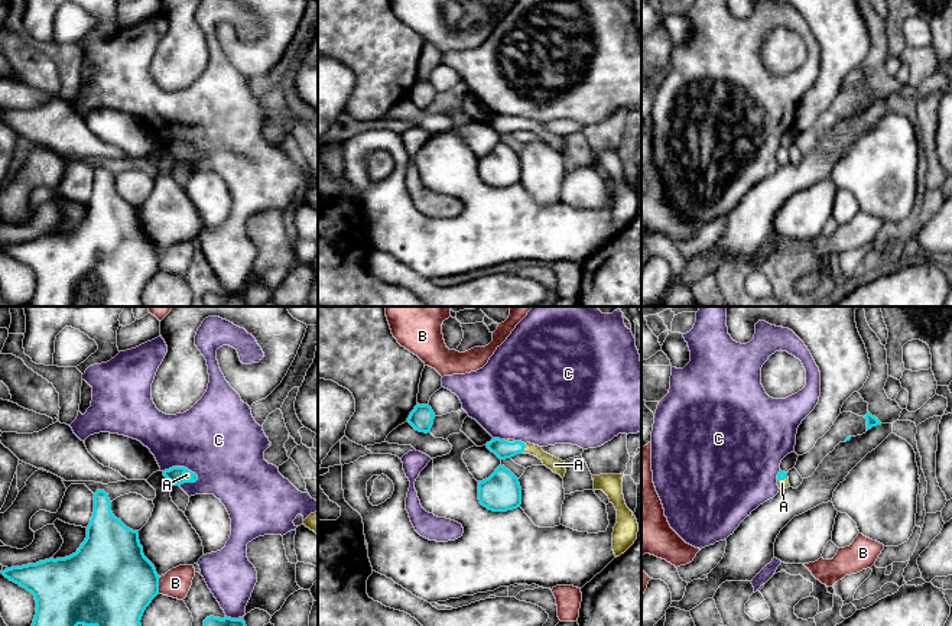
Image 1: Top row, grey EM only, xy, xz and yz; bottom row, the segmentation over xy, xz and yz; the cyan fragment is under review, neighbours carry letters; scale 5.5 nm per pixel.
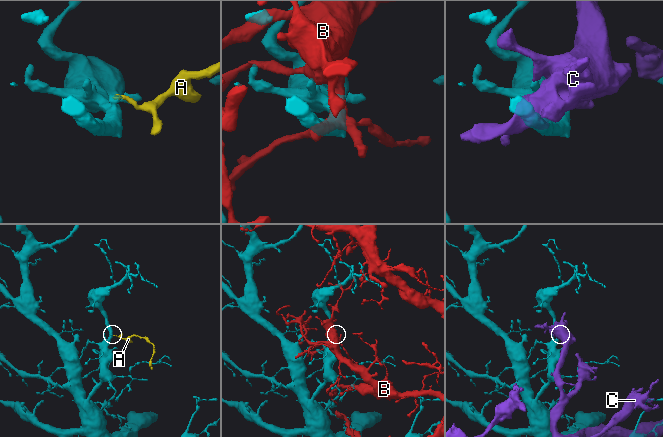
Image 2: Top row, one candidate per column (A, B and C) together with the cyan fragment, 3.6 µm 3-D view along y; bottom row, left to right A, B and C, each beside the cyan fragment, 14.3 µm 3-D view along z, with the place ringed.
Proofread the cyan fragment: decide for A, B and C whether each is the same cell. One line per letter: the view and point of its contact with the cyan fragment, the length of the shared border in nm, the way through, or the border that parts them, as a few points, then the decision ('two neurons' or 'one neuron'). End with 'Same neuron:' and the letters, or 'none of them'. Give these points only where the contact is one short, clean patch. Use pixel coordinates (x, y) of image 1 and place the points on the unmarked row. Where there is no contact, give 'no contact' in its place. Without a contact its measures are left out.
A: meets cyan in xz at (525, 123); contact 50 nm long; runs through xz (502, 125), (525, 123), (536, 126), (555, 140); one neuron
B: meets cyan in xy at (158, 262); contact 100 nm long; two neurons
C: meets cyan in xy at (182, 143); contact 200 nm long; two neurons
Same neuron: A

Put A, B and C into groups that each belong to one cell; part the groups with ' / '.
A / B / C

